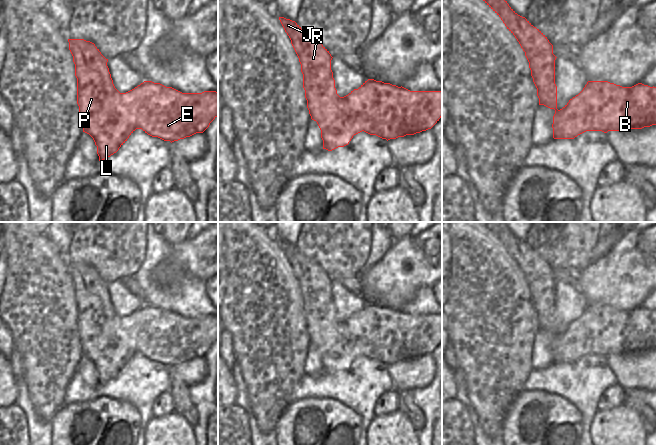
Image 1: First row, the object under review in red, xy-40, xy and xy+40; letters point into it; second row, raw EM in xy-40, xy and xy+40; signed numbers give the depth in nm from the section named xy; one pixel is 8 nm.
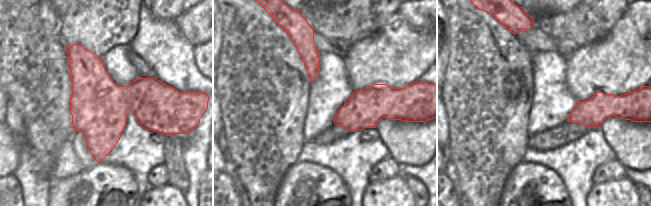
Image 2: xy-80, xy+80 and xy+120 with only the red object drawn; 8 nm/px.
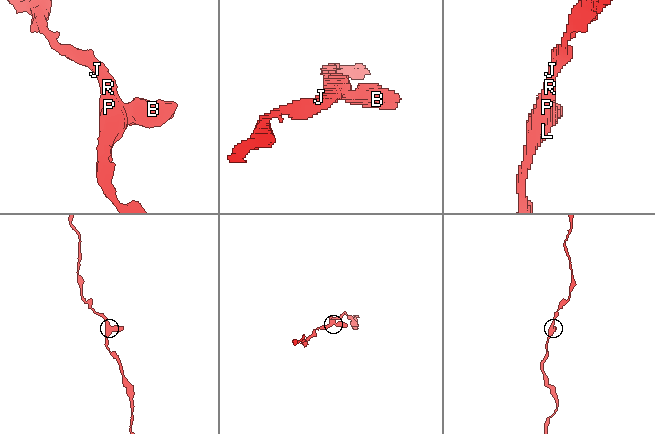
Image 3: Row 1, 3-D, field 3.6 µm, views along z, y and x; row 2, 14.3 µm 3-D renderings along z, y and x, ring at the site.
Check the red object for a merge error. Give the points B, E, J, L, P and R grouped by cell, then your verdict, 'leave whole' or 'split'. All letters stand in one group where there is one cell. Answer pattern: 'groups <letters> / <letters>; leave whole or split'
groups B E J L P R; leave whole

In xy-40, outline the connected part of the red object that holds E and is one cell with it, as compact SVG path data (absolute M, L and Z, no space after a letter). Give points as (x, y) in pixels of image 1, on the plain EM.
M68 263L69 274L75 288L75 300L77 302L77 328L83 356L89 358L97 370L99 385L102 385L114 377L127 365L136 354L142 353L152 361L158 361L164 365L178 365L190 361L196 357L203 357L210 347L218 340L218 316L204 315L202 317L182 317L172 311L166 311L160 307L144 305L134 313L120 317L114 310L106 283L94 267L84 263Z

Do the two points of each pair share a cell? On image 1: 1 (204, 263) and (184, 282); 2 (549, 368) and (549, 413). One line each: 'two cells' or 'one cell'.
1: two cells
2: two cells

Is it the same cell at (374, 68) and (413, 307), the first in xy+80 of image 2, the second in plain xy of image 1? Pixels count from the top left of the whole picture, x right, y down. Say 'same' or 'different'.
different

